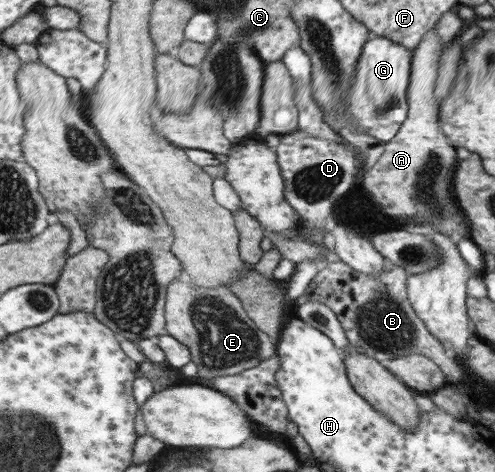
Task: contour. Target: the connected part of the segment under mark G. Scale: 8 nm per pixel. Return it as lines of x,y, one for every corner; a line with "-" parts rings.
370,36
363,45
356,62
356,72
349,91
343,99
343,112
355,118
359,130
367,130
371,138
386,143
397,136
399,128
406,120
408,104
406,92
410,77
412,51
383,36

